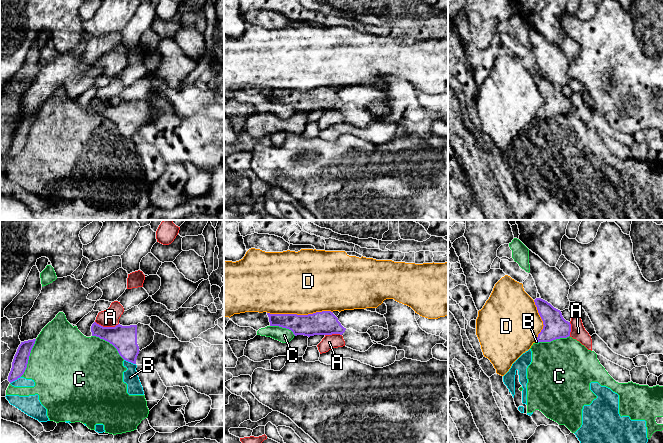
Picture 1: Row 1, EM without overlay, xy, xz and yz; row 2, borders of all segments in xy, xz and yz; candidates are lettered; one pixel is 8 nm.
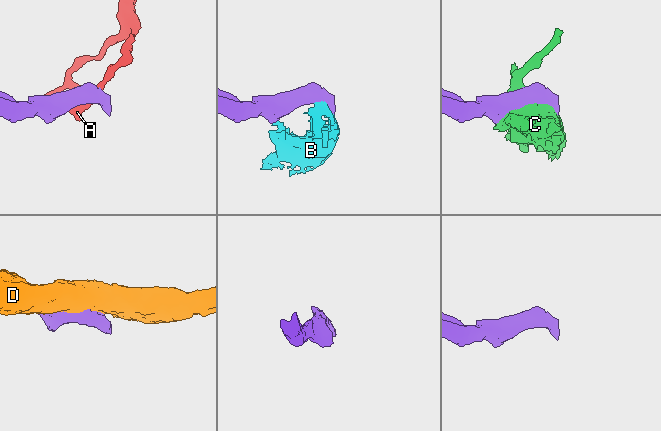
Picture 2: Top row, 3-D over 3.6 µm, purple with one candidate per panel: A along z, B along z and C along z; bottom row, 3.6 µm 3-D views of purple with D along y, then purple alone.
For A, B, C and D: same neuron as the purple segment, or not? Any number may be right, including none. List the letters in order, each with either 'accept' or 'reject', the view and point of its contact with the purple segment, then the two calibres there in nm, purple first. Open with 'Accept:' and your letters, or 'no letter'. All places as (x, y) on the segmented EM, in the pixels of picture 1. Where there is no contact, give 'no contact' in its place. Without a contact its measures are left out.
Accept: no letter
A: reject; contact xy (107, 327); calibres 200 and 150 nm
B: reject; contact xy (130, 361); calibres 200 and 120 nm
C: reject; contact xy (28, 358); calibres 120 and 480 nm
D: reject; contact xz (299, 315); calibres 190 and 480 nm

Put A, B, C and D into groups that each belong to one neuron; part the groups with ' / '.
A / B C / D

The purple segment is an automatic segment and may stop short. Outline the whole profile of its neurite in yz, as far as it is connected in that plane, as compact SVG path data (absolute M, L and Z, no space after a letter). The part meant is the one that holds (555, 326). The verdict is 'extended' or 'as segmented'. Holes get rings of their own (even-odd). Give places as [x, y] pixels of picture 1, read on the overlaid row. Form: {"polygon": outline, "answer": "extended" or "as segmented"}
{"polygon": "M536 298L534 302L544 325L538 334L538 342L551 342L570 336L571 324L563 318L560 310L541 298Z", "answer": "as segmented"}

